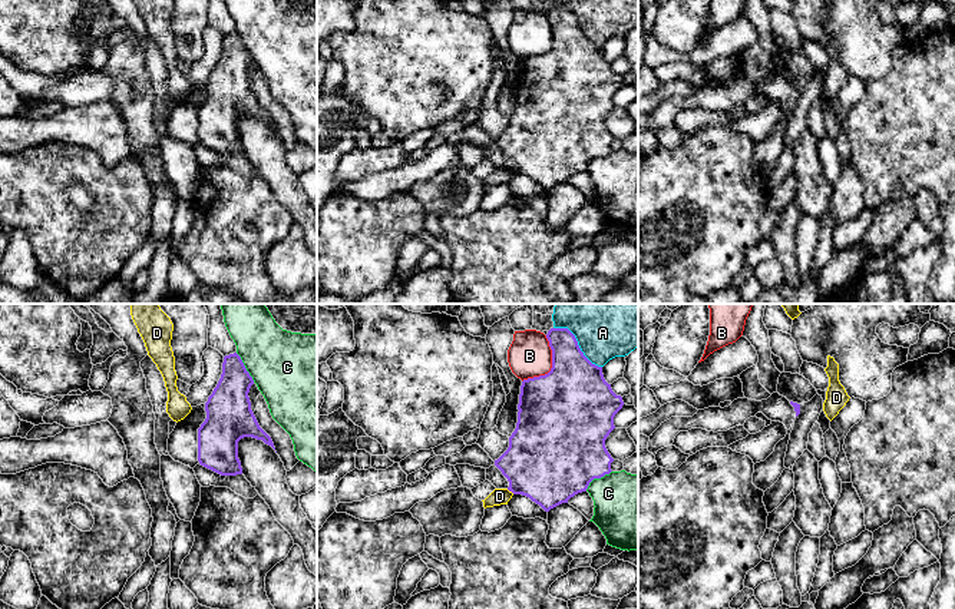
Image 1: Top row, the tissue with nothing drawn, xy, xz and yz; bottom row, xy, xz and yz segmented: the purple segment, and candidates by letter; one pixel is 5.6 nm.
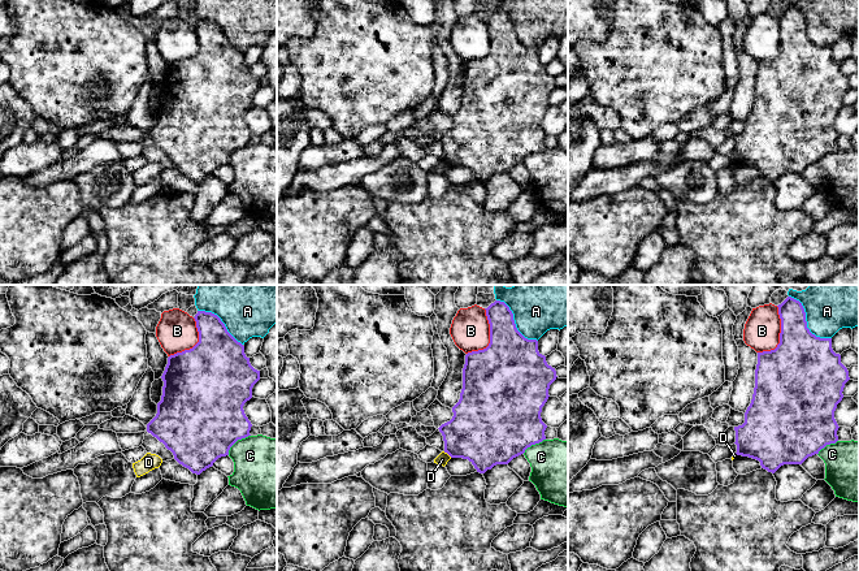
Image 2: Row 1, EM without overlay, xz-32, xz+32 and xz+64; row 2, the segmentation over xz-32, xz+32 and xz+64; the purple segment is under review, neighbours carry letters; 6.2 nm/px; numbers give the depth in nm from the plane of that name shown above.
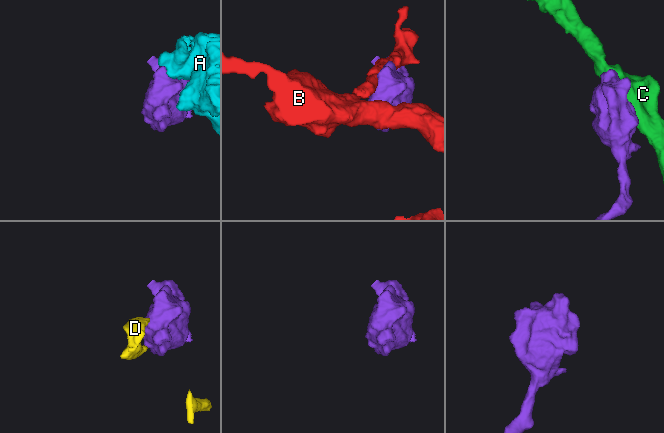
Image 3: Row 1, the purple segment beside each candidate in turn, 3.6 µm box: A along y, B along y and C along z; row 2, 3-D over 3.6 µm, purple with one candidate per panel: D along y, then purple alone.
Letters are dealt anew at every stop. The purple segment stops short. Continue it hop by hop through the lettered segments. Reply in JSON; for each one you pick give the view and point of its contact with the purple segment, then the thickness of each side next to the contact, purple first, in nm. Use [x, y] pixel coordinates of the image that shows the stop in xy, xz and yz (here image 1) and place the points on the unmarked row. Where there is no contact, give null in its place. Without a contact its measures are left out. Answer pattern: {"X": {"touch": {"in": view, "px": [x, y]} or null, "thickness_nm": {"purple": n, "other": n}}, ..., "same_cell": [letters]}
{"same_cell": []}

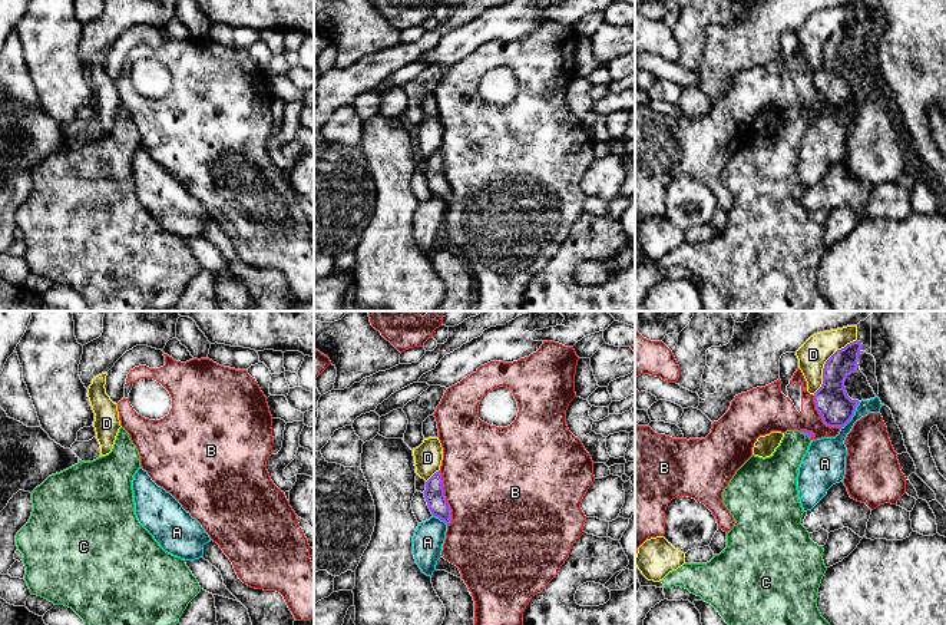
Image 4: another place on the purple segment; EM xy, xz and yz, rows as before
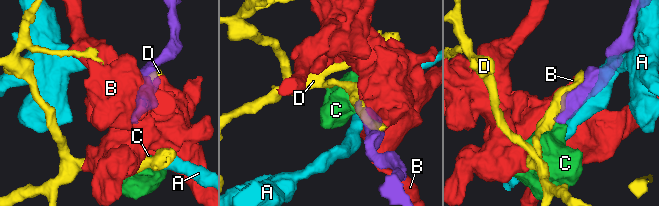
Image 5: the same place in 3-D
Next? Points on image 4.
{"C": {"touch": {"in": "yz", "px": [804, 111]}, "thickness_nm": {"purple": 30, "other": 190}}, "same_cell": ["C"]}

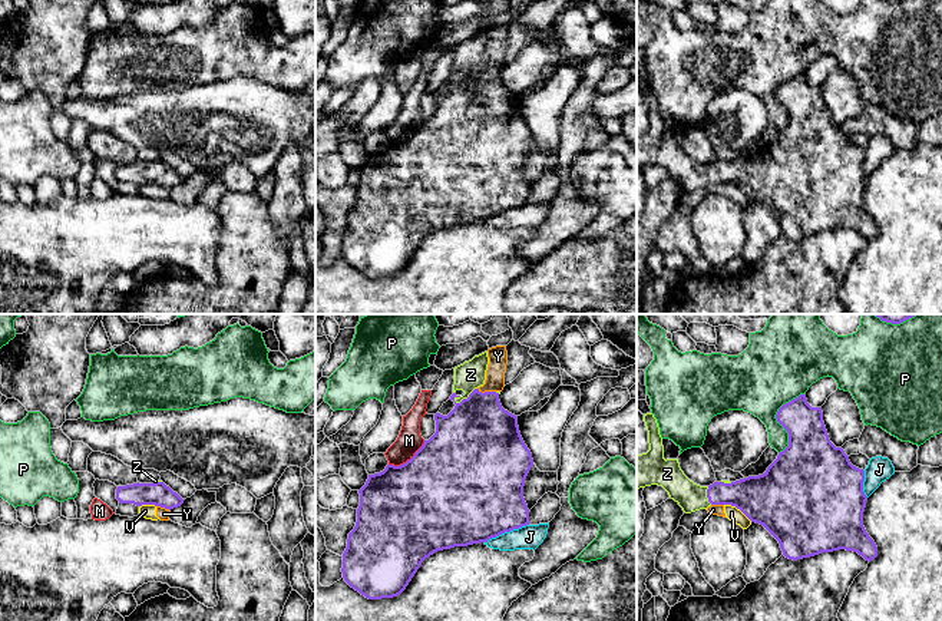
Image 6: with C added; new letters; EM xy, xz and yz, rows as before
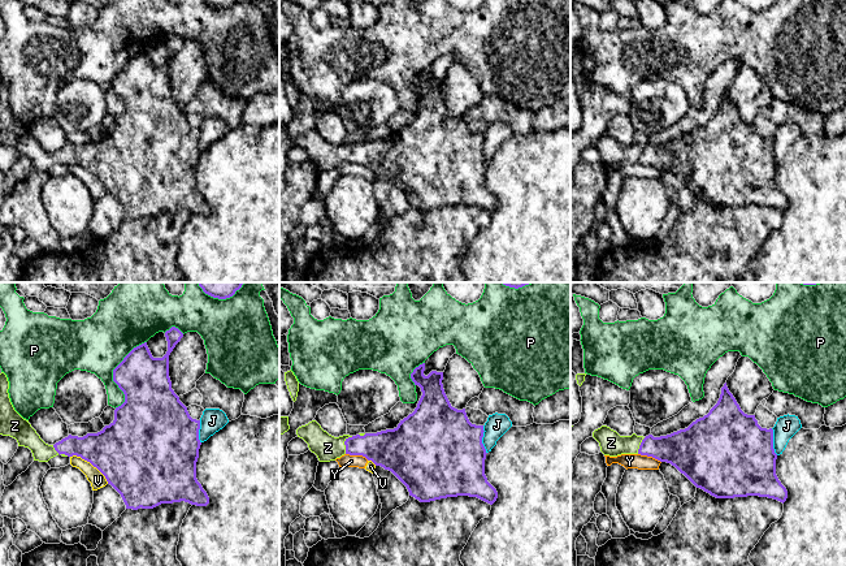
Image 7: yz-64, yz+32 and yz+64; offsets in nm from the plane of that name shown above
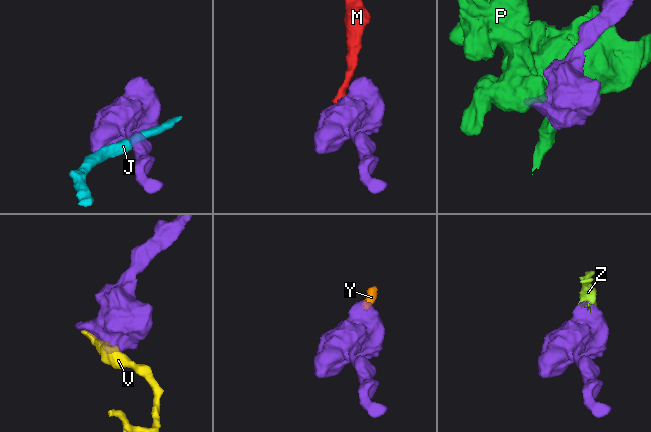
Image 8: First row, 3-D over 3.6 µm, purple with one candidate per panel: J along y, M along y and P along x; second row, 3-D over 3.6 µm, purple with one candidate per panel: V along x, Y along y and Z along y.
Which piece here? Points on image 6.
{"Z": {"touch": {"in": "xz", "px": [465, 78]}, "thickness_nm": {"purple": 460, "other": 160}}, "same_cell": ["Z"]}

